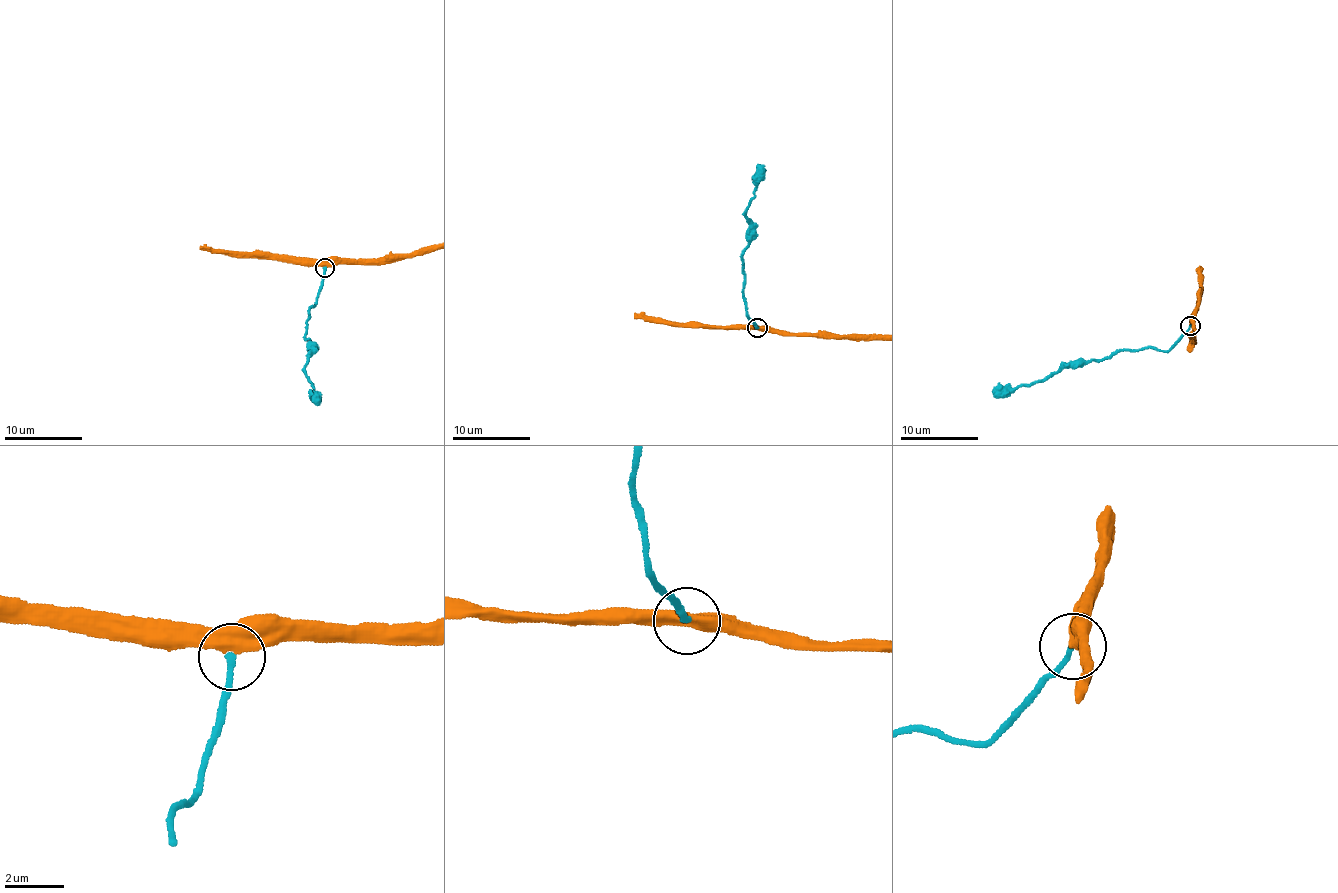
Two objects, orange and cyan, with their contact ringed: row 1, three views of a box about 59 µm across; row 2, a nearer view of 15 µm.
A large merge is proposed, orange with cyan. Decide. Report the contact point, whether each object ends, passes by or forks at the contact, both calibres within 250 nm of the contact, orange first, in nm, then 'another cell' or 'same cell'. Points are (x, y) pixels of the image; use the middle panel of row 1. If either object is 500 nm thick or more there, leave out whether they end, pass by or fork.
at (757, 328); orange passes by; cyan ends there; 440 nm thick on the orange side, 190 nm on the other; same cell

